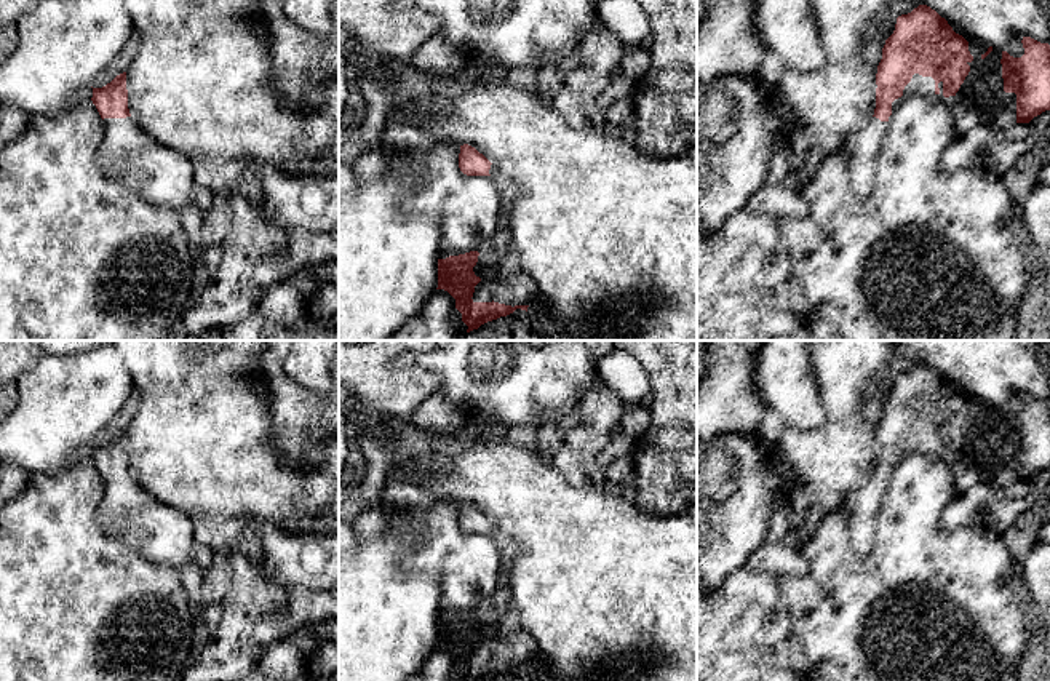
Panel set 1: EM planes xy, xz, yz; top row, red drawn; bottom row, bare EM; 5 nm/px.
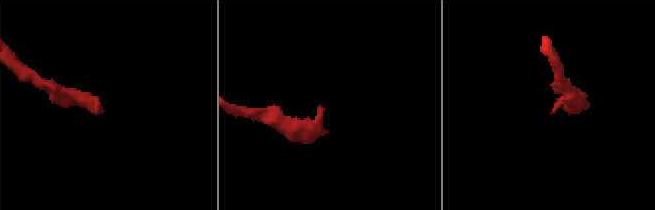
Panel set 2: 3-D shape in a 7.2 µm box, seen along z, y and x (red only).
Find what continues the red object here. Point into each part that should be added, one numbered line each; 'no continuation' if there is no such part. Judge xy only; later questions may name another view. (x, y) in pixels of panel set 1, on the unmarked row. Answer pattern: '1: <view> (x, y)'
1: xy (167, 536)

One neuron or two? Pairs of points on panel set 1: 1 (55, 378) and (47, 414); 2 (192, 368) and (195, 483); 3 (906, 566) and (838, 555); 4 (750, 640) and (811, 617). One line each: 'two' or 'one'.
1: one
2: one
3: one
4: two

